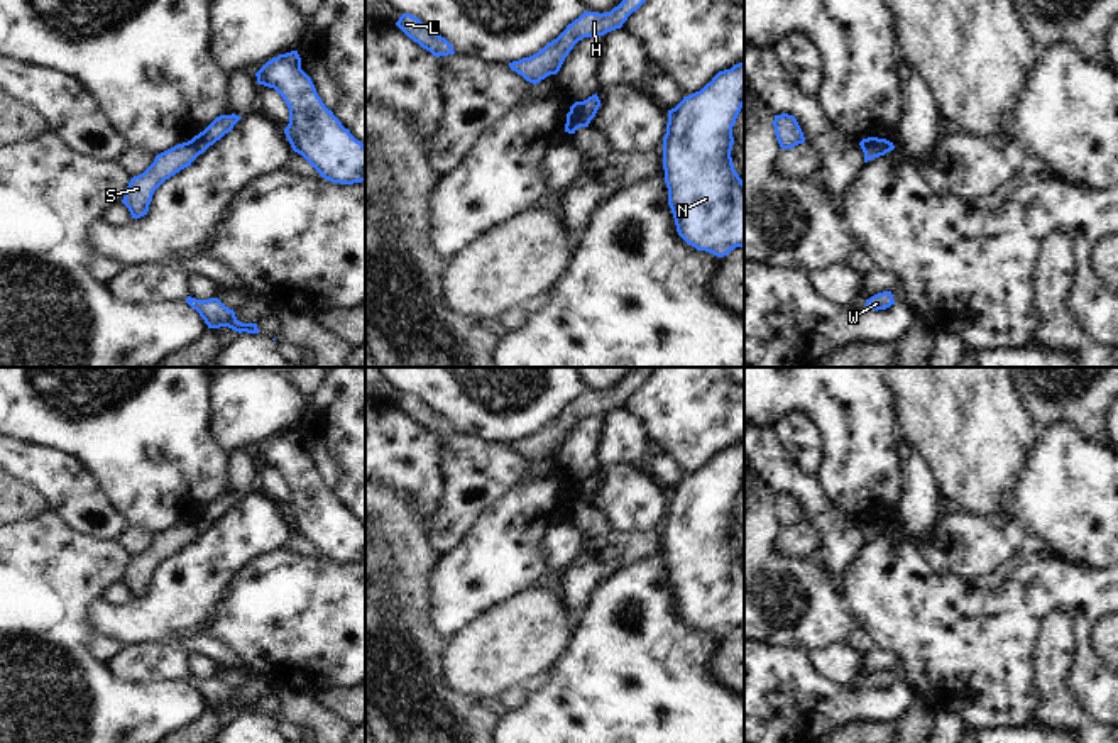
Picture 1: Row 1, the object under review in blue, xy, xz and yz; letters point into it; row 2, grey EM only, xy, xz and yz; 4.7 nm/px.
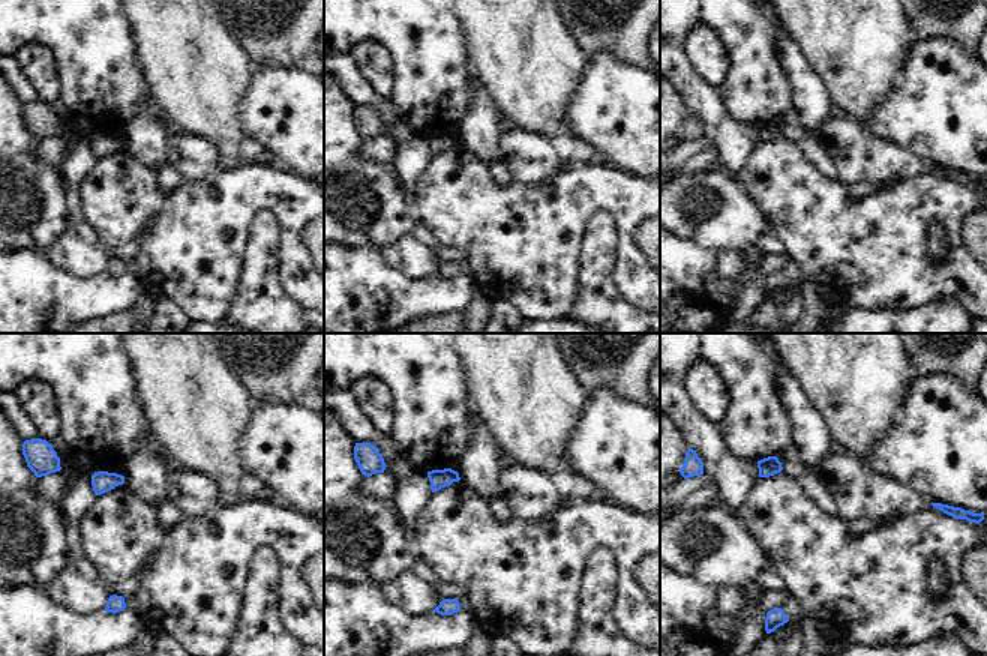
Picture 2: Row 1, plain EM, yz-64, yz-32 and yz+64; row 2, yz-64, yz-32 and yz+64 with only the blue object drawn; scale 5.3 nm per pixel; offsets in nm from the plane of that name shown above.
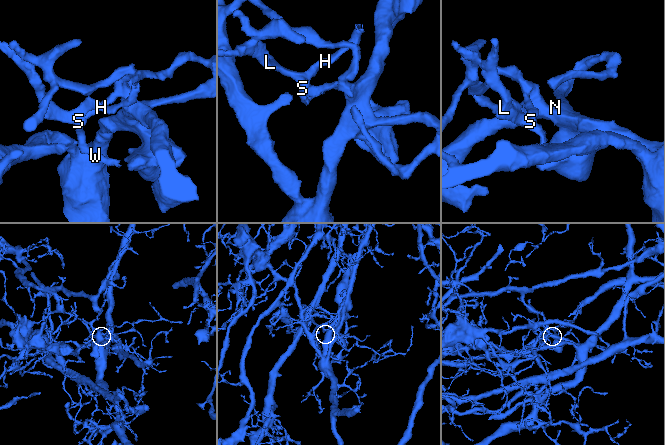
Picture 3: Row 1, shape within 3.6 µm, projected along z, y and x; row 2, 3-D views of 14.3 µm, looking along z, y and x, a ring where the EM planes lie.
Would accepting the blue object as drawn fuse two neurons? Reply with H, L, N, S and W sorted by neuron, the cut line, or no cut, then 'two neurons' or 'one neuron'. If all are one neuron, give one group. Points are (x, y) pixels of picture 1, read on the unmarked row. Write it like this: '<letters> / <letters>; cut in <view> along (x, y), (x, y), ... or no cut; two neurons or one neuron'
H L S W / N; cut in xz along (569, 491), (577, 506); two neurons

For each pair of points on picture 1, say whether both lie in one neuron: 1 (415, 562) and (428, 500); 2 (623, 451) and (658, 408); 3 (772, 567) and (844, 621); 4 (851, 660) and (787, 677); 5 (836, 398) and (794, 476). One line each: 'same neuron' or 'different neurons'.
1: different neurons
2: different neurons
3: same neuron
4: different neurons
5: different neurons

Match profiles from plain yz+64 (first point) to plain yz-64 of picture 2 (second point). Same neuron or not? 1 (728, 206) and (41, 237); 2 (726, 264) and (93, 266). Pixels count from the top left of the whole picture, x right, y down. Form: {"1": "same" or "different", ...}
{"1": "same", "2": "same"}

